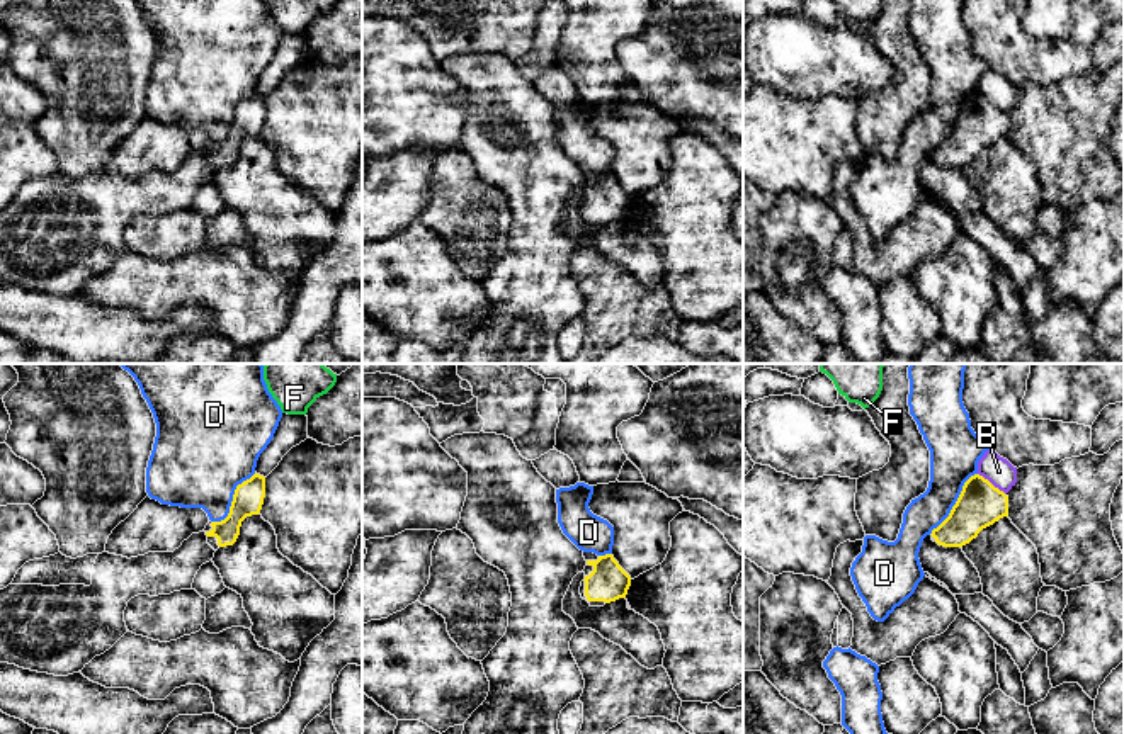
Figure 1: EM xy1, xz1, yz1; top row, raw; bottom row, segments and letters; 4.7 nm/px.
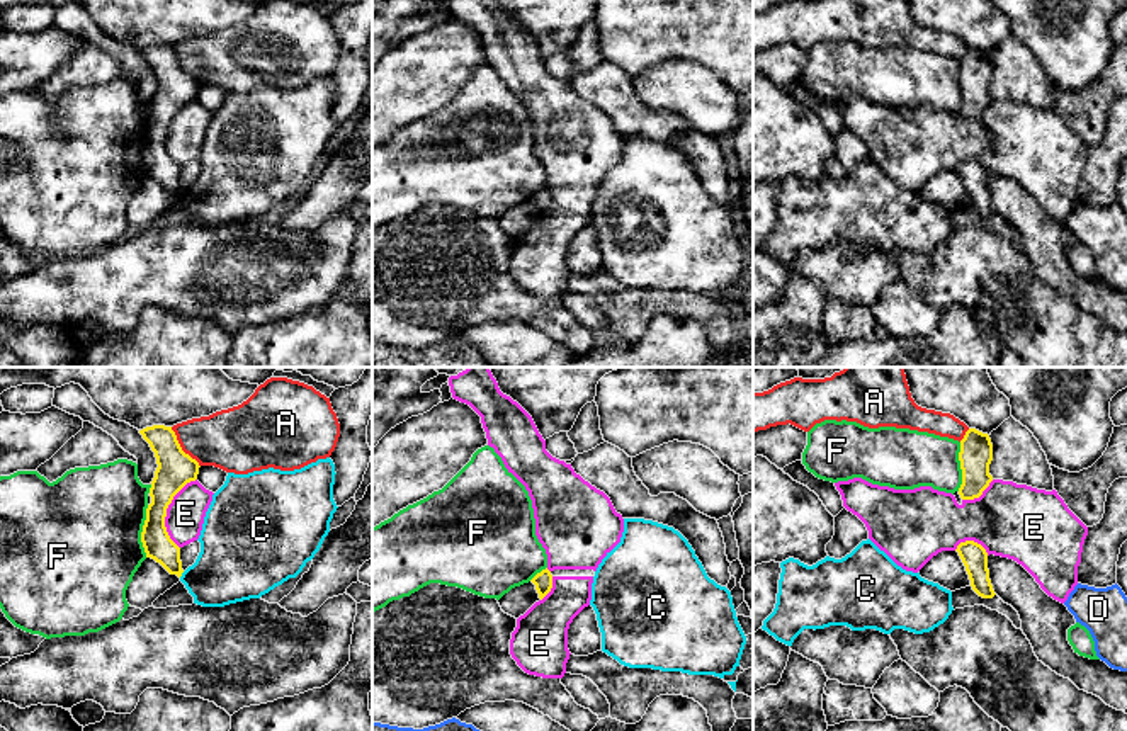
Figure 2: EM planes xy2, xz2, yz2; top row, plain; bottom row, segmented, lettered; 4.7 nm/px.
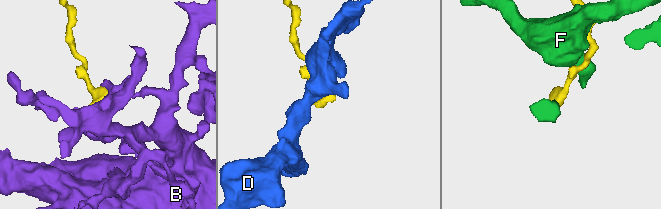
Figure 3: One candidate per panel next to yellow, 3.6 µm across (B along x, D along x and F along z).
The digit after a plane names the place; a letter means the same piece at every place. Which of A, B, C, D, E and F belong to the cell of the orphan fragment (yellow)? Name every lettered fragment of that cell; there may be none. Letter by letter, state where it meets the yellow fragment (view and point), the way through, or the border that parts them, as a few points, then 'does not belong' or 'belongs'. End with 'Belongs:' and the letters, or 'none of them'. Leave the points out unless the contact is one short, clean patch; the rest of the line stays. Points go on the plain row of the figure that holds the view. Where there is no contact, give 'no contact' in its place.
A: contact xy2 (181, 67); does not belong
B: contact yz1 (990, 102); does not belong
C: contact xy2 (181, 194); border xy2 (184, 191), (179, 196); does not belong
D: contact yz1 (956, 123); does not belong
E: contact xy2 (165, 131); border xy2 (196, 97), (174, 116), (167, 128), (165, 150), (179, 167); does not belong
F: contact xy2 (143, 150); does not belong
Belongs: none of them

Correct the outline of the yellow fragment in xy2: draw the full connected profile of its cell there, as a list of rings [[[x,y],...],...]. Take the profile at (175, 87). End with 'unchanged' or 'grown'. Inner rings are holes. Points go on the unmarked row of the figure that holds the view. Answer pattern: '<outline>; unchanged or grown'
[[[153,44],[139,49],[156,76],[156,90],[151,100],[151,122],[146,128],[146,139],[141,162],[146,177],[160,182],[170,194],[182,196],[180,167],[170,158],[165,136],[173,116],[190,100],[197,99],[199,82],[185,73],[172,46]]]; unchanged

